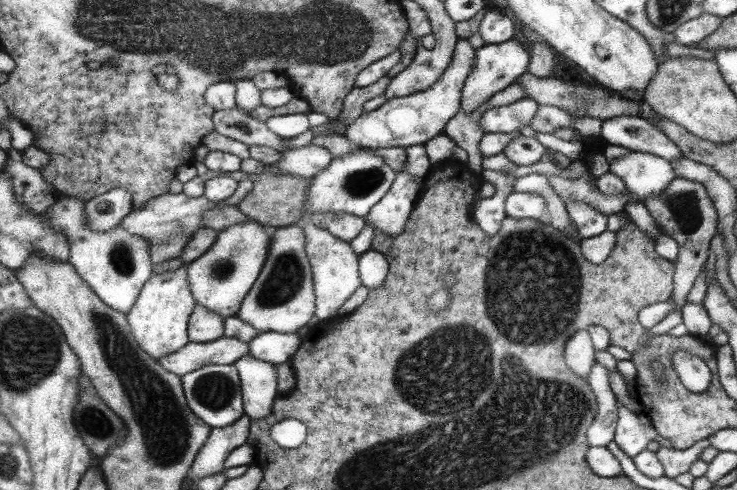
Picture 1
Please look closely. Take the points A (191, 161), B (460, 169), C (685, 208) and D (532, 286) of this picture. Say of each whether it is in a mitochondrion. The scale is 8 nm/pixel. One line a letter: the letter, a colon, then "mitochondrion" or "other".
A: other
B: other
C: mitochondrion
D: mitochondrion

